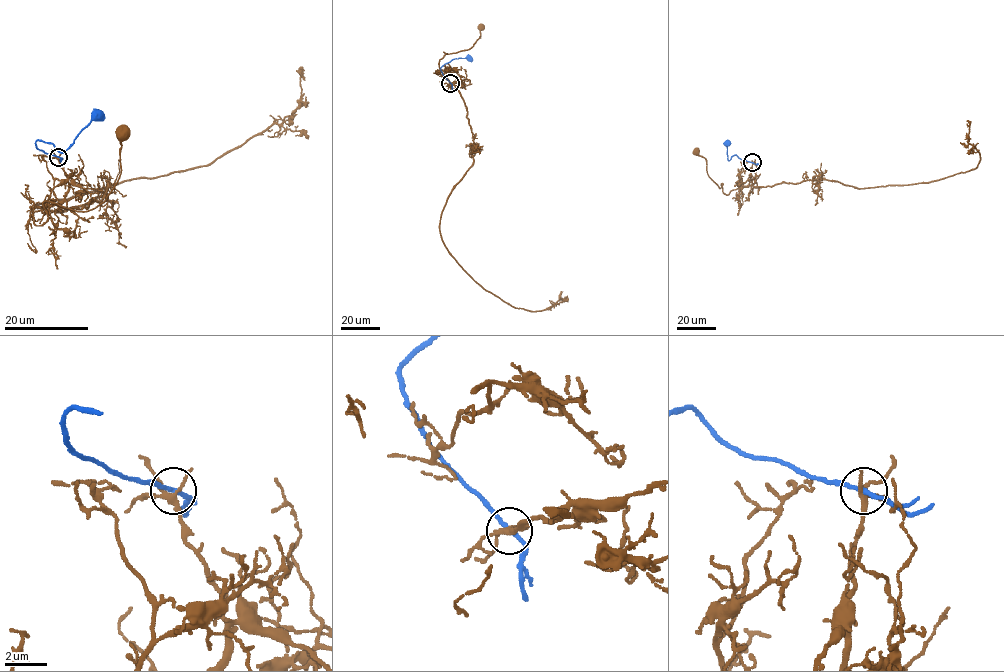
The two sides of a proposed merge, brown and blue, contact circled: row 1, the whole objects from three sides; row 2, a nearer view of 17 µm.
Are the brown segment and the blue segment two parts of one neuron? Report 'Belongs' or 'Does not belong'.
Does not belong

